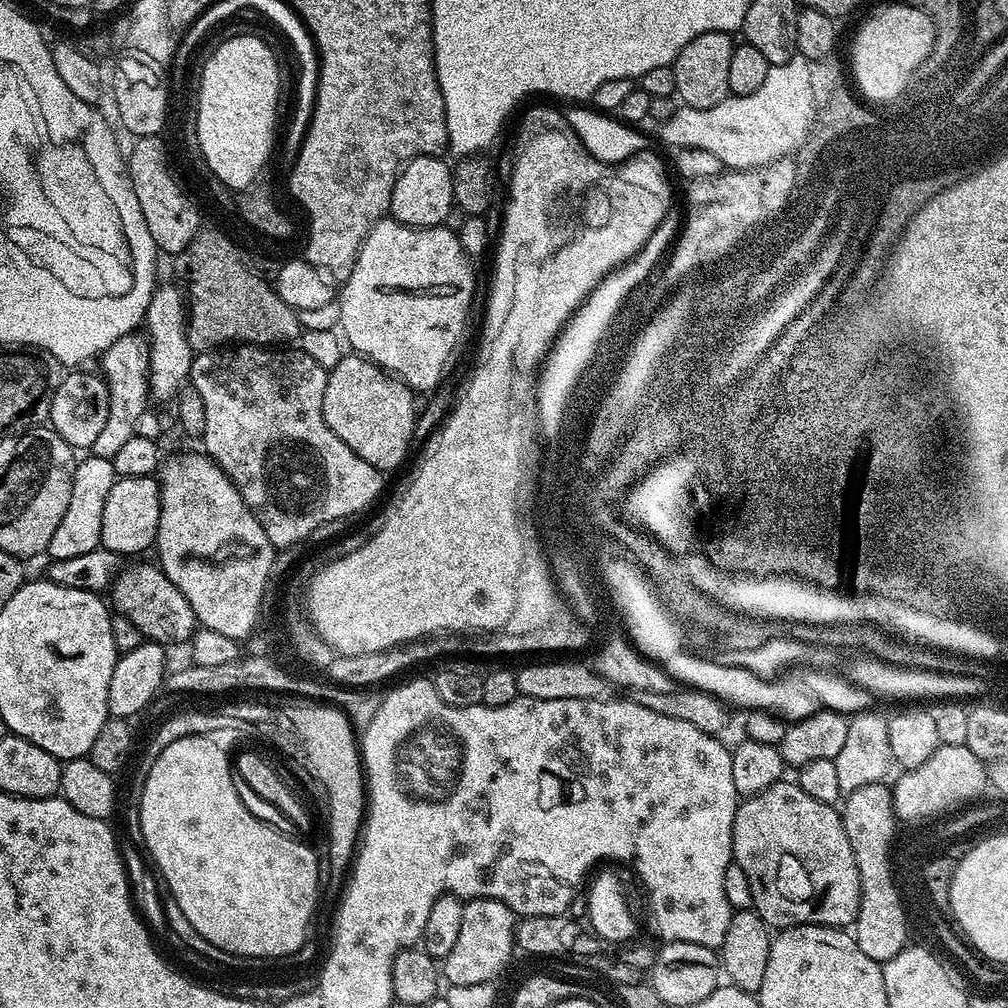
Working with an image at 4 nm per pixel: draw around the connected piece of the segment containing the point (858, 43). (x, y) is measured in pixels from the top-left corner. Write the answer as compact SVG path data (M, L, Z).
M884 4L860 24L852 40L851 79L863 84L874 97L895 96L913 69L919 68L936 41L934 22L923 7L912 4Z

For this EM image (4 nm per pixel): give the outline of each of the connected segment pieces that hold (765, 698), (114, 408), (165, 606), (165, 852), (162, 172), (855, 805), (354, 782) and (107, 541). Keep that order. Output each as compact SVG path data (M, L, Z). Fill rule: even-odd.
M698 654L698 664L704 664L707 661L712 670L710 674L714 674L714 680L722 680L724 686L728 686L730 690L738 690L738 694L752 696L752 702L748 702L748 710L754 706L774 706L775 710L776 706L792 708L792 704L808 704L808 710L812 716L812 702L816 700L822 702L825 712L855 714L869 711L873 707L873 694L863 689L862 686L855 685L844 674L836 670L793 666L783 674L776 676L775 679L764 679L748 669L740 668L736 662L721 664L707 655Z
M136 334L118 338L114 346L110 346L102 353L98 363L100 363L99 375L104 385L108 387L108 417L106 426L102 426L102 431L98 433L98 439L93 442L90 452L98 458L111 460L114 454L118 454L118 449L136 435L138 418L142 418L142 414L149 411L148 370L138 370Z
M140 562L129 563L132 564L129 568L121 567L117 571L116 578L110 585L110 593L112 592L111 607L119 615L130 618L130 622L134 622L134 626L138 626L138 630L144 635L145 641L162 645L183 644L190 641L198 628L198 621L194 610L190 610L190 602L186 602L182 590L178 590L178 586L174 586L174 582L170 582L170 578L166 578L166 574L155 563L136 563Z
M208 736L178 738L178 742L170 742L170 746L166 746L166 750L162 750L162 754L158 754L154 766L146 769L148 777L144 780L144 789L141 790L140 801L138 801L141 832L144 835L143 847L146 849L158 876L165 880L165 889L173 896L175 902L178 902L182 913L186 914L187 921L214 947L218 947L224 952L231 952L233 956L271 958L294 954L309 939L308 923L311 922L312 911L316 908L316 895L321 895L322 892L318 884L318 860L314 858L313 849L309 845L295 844L290 837L282 836L278 829L271 828L266 821L259 820L244 805L244 800L240 797L239 790L236 789L238 780L234 775L230 756L228 758L227 754L212 740L215 739Z
M138 136L131 143L132 149L126 152L127 172L139 205L142 206L146 227L161 253L169 252L172 258L179 257L199 230L199 210L192 204L181 181L175 181L167 174L159 137Z
M849 792L847 795L850 802L842 802L840 821L844 824L846 838L850 838L850 850L854 850L854 862L858 866L860 879L860 909L856 915L854 935L858 947L862 949L862 954L866 954L866 958L883 962L894 958L894 954L903 950L910 936L904 932L905 921L901 920L900 908L896 906L894 892L898 888L889 886L888 878L882 878L887 873L885 859L890 852L882 848L874 848L874 844L866 848L866 812L870 812L870 792L864 792L864 794ZM862 848L866 852L862 852ZM862 854L866 854L866 866L862 866ZM862 874L866 874L866 880L861 880Z
M317 702L312 708L298 708L297 712L292 712L292 720L296 720L296 728L300 728L307 747L303 763L312 767L312 776L320 780L328 799L328 865L333 877L344 878L354 863L366 819L366 777L358 736L352 733L354 725L339 707L323 703Z
M155 475L143 476L142 478L126 478L125 476L119 477L114 486L110 486L110 494L106 498L106 507L102 510L102 534L100 535L100 547L115 552L117 557L124 558L124 556L132 556L128 558L136 558L139 552L144 552L153 547L156 543L156 535L158 534L158 518L160 517L160 488L159 481Z

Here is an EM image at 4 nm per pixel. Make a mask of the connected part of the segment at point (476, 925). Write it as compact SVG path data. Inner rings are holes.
M494 898L469 900L462 910L462 927L450 954L442 962L442 976L451 986L478 986L493 983L496 975L512 960L516 948L518 917Z

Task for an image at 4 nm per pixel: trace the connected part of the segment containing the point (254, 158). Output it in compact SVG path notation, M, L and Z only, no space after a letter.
M246 36L220 40L217 45L212 48L212 53L205 62L201 74L199 95L194 103L196 110L196 141L199 144L201 154L205 158L205 162L207 162L216 178L229 190L241 190L246 188L250 182L253 182L254 176L269 163L267 161L268 155L271 154L272 143L276 140L276 99L280 96L280 64L276 61L277 53L266 42L260 41L256 37Z

